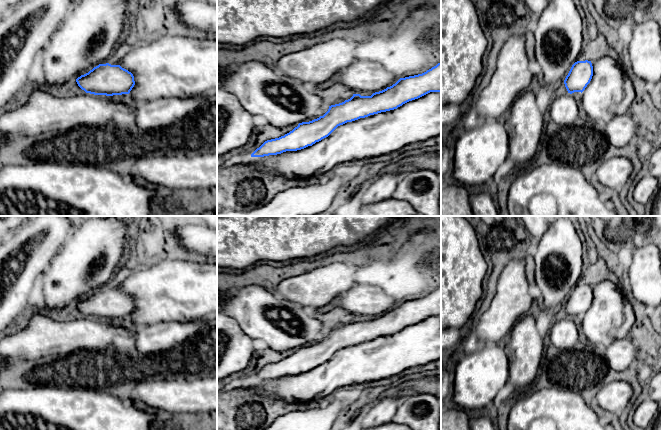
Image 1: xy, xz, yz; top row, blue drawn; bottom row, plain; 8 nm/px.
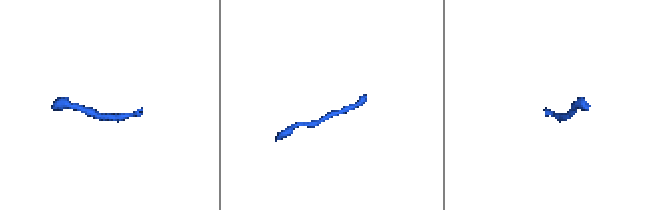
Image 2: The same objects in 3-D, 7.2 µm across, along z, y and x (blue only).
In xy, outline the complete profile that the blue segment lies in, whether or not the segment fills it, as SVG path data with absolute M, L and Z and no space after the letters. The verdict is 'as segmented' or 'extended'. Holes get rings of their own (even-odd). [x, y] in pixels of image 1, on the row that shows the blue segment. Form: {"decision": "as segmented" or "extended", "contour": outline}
{"decision": "as segmented", "contour": "M99 64L76 79L78 86L94 95L129 94L135 85L134 76L120 65Z"}

